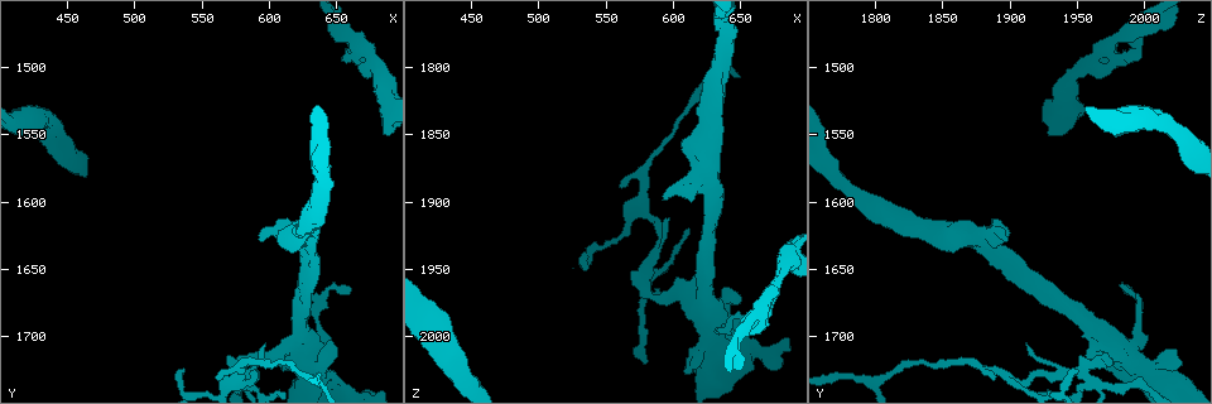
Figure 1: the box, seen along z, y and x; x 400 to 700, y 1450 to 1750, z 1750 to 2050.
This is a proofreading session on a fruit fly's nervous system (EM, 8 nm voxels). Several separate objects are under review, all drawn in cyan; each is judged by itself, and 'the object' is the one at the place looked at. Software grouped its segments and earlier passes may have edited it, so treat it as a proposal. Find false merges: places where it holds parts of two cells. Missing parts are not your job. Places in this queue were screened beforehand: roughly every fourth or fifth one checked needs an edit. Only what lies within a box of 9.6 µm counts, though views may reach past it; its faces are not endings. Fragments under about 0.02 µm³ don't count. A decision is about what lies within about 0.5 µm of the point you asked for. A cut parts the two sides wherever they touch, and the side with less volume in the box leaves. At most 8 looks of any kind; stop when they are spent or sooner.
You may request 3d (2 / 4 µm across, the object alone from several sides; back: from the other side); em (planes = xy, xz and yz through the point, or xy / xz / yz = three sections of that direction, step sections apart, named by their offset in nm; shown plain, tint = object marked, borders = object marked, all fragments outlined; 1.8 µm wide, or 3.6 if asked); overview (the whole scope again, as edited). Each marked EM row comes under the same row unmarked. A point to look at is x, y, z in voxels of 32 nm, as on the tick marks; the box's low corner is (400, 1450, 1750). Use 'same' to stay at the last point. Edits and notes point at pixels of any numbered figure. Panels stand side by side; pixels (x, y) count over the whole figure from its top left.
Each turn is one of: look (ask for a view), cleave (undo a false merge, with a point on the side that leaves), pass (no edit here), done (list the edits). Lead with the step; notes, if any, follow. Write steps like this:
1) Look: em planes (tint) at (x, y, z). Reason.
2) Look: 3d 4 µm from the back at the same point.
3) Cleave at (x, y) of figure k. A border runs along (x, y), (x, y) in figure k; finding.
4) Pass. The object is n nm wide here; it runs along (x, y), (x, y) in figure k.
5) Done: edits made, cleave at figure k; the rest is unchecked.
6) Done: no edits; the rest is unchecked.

Look: em xy step 8 (tint) at (680, 1500, 1956). Three-way junction.

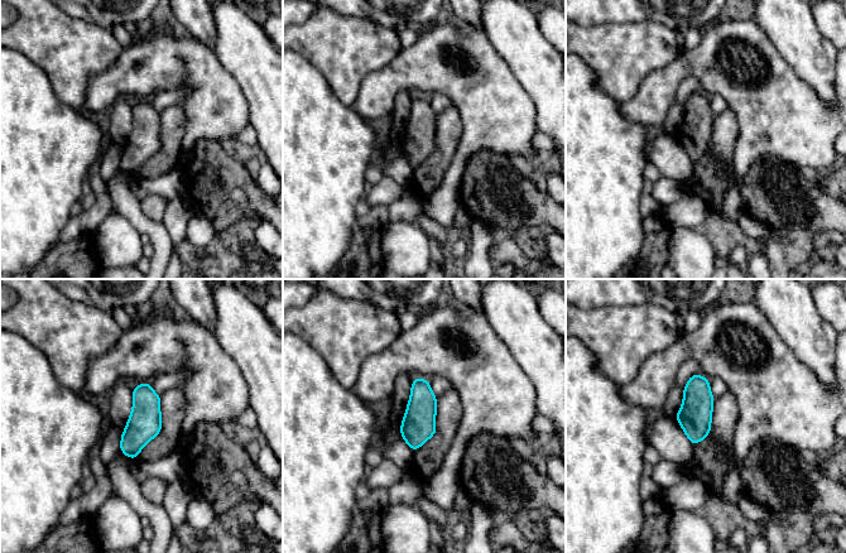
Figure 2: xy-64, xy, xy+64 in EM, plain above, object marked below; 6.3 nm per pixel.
Look: em yz step 16 (tint) at the same point.

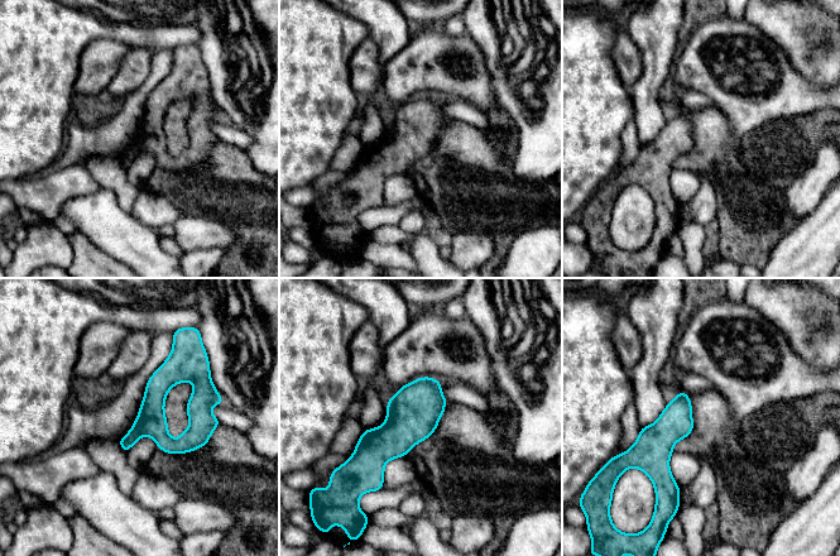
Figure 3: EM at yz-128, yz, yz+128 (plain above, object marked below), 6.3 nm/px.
Pass. It runs along (211, 426), (183, 444), (156, 431), (123, 444) in figure 3; one cell here.

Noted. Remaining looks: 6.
Look: 3d 2 µm at (646, 1468, 2002). Thin neck.

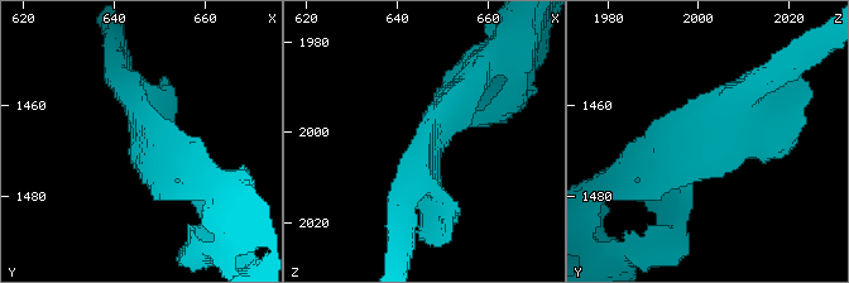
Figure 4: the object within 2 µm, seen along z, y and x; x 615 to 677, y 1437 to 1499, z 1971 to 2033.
Look: em 3.6 µm planes (tint) at (647, 1469, 2002). Now the EM.

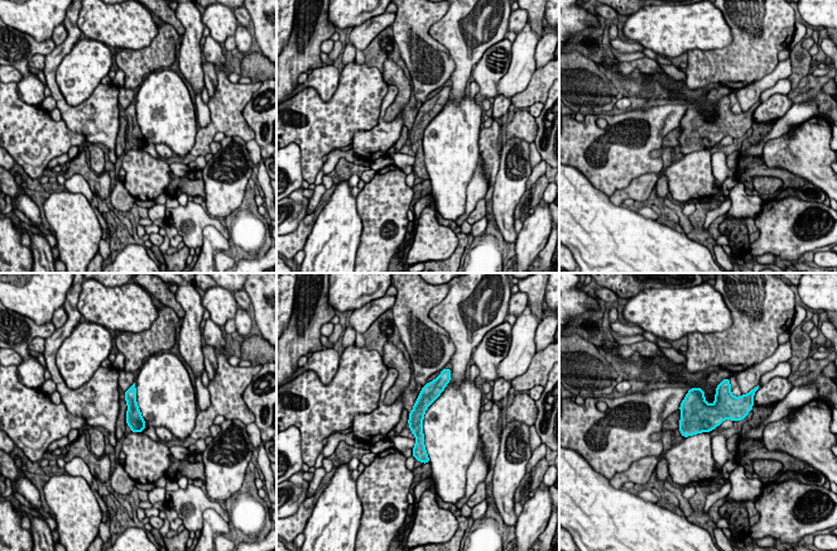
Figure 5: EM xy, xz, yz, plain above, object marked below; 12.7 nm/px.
Pass. It runs along (434, 383), (417, 413), (417, 451) in figure 5; continuous, no second cell.

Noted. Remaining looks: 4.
Look: 3d 4 µm at (580, 1728, 1956).

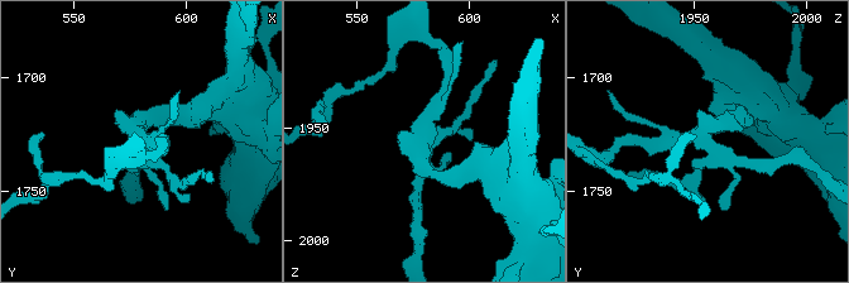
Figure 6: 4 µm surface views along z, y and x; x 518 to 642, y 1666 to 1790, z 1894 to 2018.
Look: em 3.6 µm planes (borders) at (580, 1730, 1957).

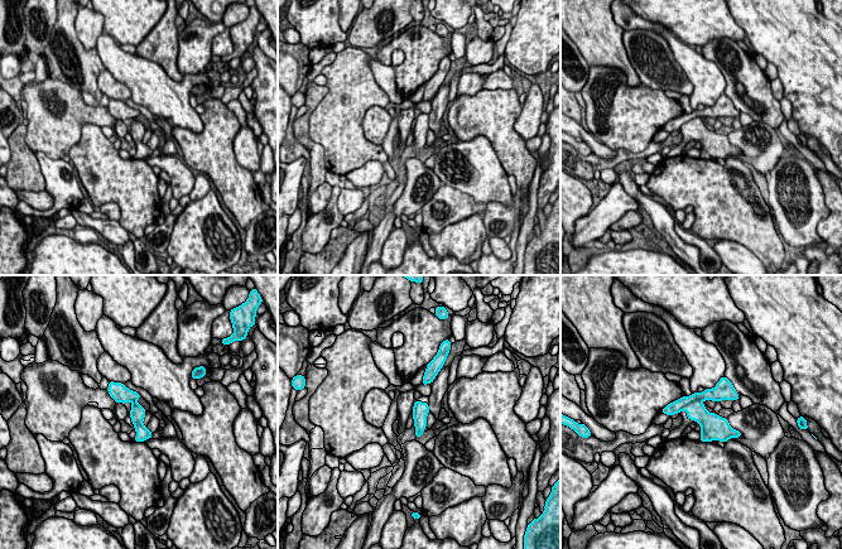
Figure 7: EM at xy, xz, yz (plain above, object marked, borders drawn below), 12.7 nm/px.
Cleave at (696, 410) of figure 7. Two cells meet here.

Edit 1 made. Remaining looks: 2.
Done: edits made, cleave at figure 7; the rest is unchecked.

